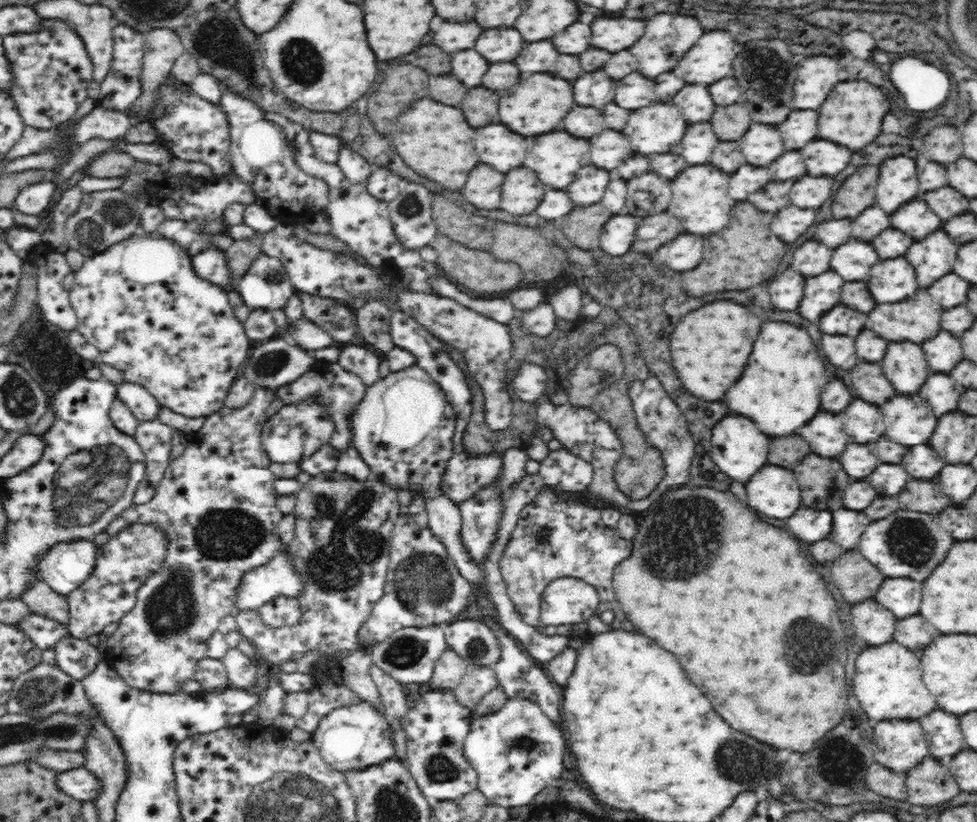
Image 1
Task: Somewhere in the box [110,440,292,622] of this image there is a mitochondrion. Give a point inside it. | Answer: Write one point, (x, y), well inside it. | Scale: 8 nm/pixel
(233, 533)

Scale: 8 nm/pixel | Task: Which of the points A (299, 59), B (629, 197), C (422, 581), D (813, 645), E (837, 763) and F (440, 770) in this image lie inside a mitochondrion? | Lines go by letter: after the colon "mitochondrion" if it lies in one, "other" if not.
A: mitochondrion
B: other
C: mitochondrion
D: mitochondrion
E: mitochondrion
F: mitochondrion

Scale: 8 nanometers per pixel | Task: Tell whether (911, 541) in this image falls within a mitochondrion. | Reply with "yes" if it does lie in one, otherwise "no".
yes

